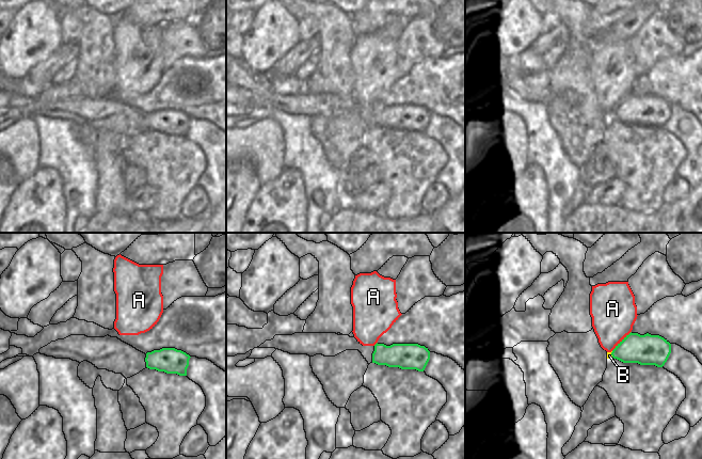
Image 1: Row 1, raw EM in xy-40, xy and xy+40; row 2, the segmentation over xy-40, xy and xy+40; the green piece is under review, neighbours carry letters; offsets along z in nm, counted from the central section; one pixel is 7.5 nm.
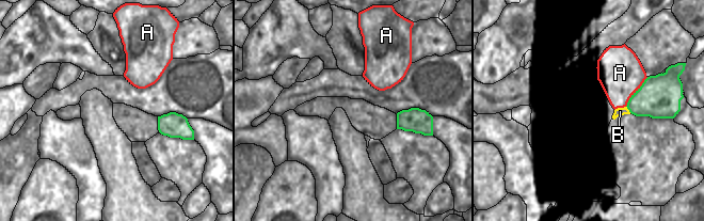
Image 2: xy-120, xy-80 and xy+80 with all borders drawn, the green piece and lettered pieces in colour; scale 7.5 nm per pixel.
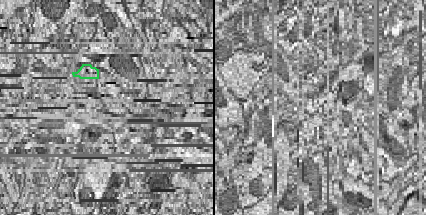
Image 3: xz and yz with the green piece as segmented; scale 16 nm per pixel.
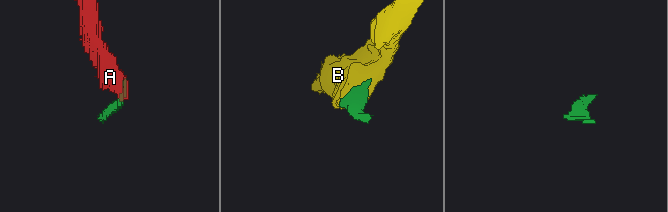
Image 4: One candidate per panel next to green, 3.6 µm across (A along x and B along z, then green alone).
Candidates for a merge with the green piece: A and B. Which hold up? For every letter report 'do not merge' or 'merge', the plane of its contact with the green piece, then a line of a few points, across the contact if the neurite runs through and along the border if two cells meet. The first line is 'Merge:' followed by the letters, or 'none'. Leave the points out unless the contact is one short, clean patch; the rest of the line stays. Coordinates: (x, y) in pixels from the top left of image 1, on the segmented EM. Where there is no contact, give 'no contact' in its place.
Merge: B
A: do not merge | xy+40 | xy+40 (631, 331), (611, 350)
B: merge | xy+40

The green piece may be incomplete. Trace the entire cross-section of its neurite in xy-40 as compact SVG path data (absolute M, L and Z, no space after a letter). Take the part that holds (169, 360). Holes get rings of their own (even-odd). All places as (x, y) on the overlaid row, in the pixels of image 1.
M162 348L146 353L146 367L164 371L166 374L177 374L187 376L190 355L175 348Z

